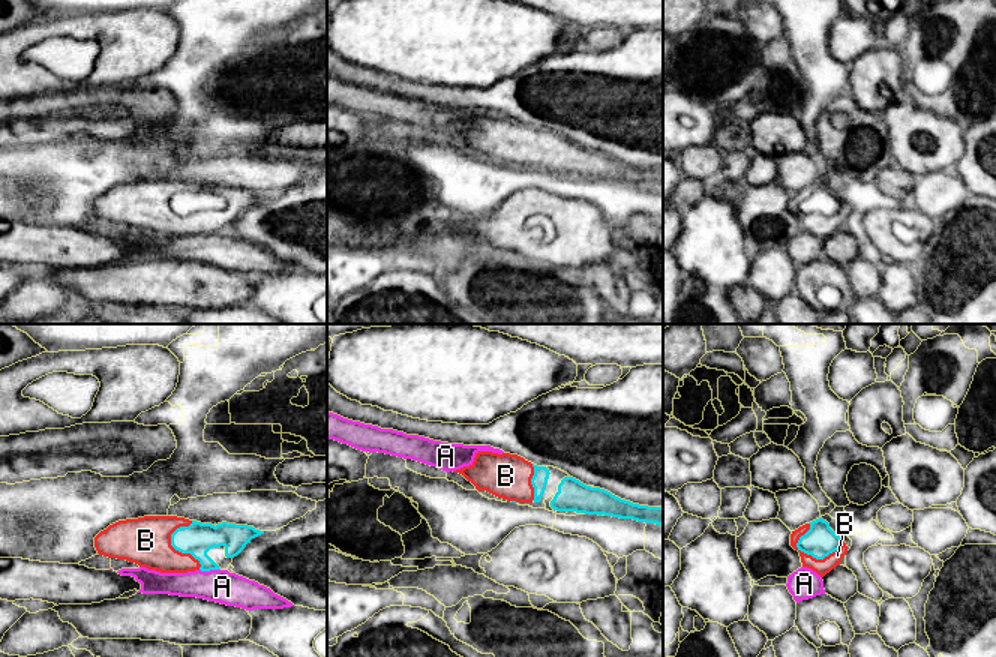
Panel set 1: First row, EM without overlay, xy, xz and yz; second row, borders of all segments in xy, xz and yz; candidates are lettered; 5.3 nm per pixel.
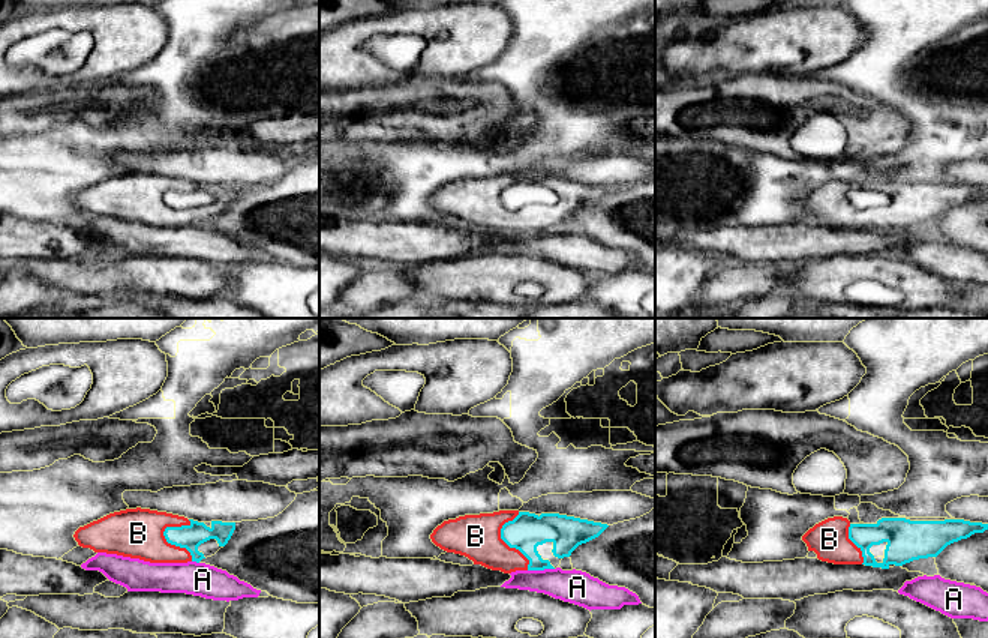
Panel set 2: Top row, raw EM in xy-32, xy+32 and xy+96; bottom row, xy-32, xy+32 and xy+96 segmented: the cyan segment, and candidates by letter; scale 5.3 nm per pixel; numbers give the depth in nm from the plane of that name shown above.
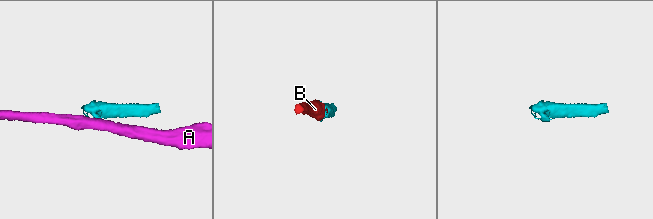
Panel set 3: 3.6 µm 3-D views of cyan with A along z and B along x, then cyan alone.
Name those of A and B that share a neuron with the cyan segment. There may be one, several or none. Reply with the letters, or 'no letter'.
B

